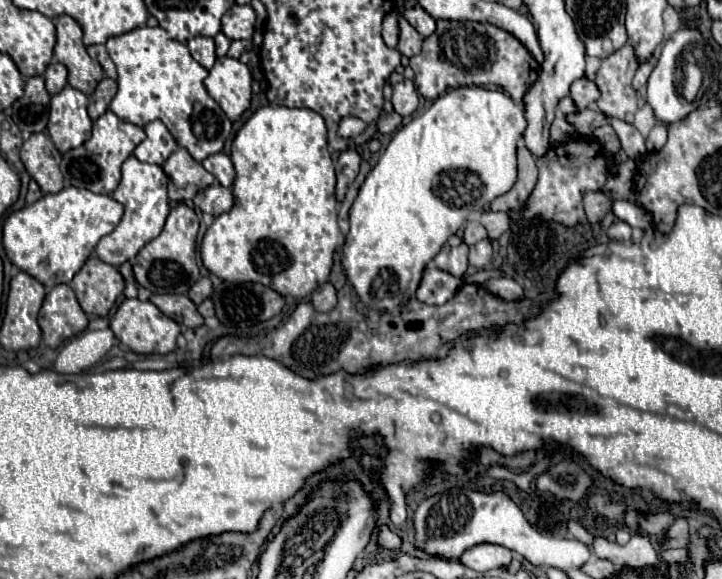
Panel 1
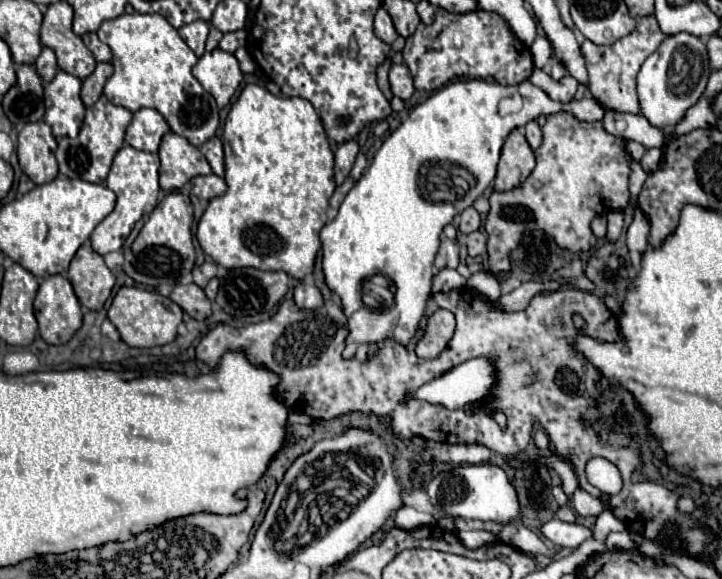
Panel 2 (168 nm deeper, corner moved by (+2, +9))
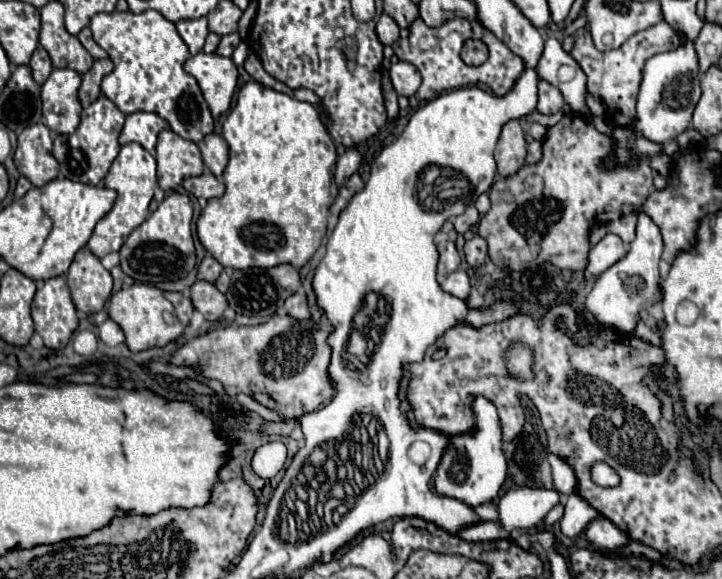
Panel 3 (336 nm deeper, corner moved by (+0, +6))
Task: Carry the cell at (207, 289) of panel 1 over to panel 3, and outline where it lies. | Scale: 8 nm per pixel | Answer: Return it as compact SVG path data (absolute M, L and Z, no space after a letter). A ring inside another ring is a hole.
M207 255L207 257L201 261L201 265L199 265L197 279L203 279L203 281L209 281L209 283L215 283L221 271L223 271L223 265L221 265L215 257Z

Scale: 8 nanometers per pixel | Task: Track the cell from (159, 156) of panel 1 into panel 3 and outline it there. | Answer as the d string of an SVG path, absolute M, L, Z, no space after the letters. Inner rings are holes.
M137 111L131 115L125 115L125 123L119 135L119 143L139 143L143 145L149 153L155 153L155 143L157 135L167 129L169 123L161 119L157 113L147 113L147 111Z

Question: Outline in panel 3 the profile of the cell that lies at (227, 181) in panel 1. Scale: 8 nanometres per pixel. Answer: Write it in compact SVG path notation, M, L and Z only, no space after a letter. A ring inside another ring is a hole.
M209 133L205 139L201 139L199 143L199 149L201 149L201 155L203 155L203 163L205 167L217 177L221 179L221 173L227 165L227 159L229 159L229 147L225 143L223 137L215 135L215 133Z

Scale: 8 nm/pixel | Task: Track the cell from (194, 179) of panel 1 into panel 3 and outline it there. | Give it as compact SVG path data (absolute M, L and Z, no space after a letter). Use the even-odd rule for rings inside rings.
M163 129L157 141L157 179L163 191L171 191L185 177L203 173L203 159L199 147L193 141L187 141L173 133L171 129Z

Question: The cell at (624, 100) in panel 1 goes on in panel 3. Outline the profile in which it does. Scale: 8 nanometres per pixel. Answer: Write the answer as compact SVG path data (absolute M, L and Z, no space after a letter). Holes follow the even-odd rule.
M661 21L649 29L643 29L631 35L619 49L607 51L607 53L601 53L595 49L587 27L577 29L575 33L571 33L571 37L573 37L571 55L587 75L587 91L591 95L597 95L605 103L605 109L607 109L605 117L615 127L633 127L635 123L635 103L637 103L637 93L639 93L645 61L657 53L673 51L681 45L679 33L675 33L667 21Z

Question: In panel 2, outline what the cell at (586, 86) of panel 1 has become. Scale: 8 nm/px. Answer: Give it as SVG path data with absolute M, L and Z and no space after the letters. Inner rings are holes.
M535 68L533 72L535 72L535 74L533 74L535 80L533 80L533 76L531 76L529 80L535 82L535 86L543 88L543 90L553 98L553 100L569 102L569 100L575 96L579 82L577 82L573 76L565 76L565 78L561 78L559 82L555 82L555 80L551 80L549 74L545 74L545 72L539 70L539 68Z

